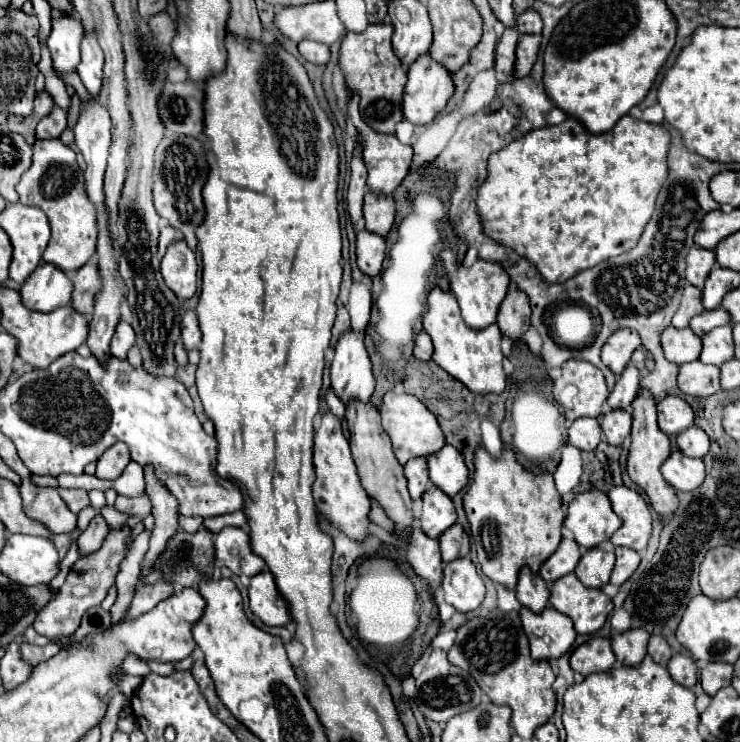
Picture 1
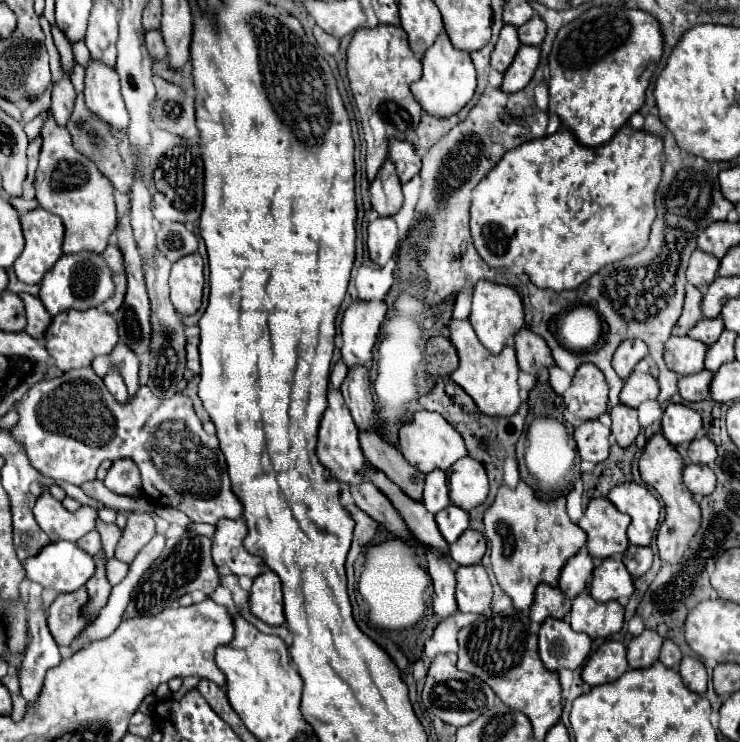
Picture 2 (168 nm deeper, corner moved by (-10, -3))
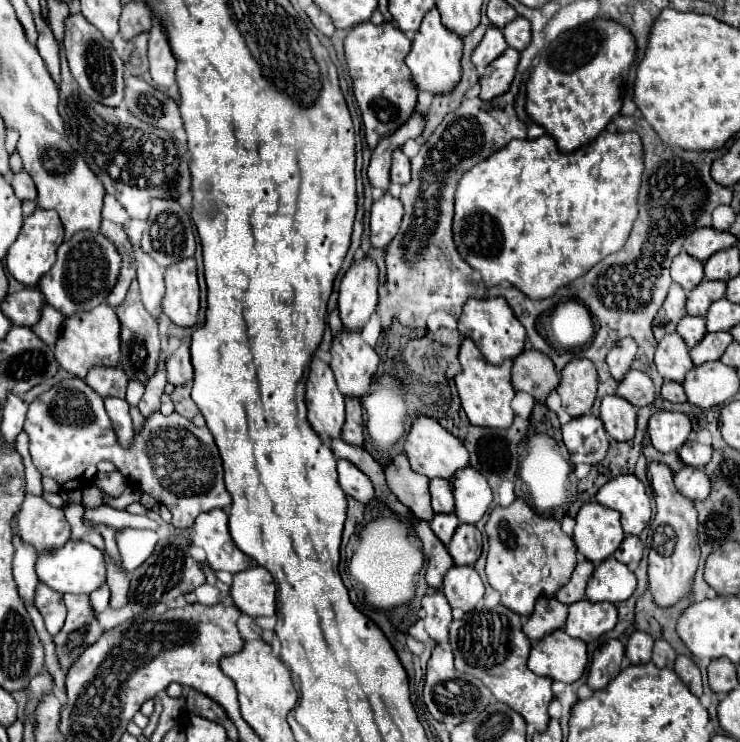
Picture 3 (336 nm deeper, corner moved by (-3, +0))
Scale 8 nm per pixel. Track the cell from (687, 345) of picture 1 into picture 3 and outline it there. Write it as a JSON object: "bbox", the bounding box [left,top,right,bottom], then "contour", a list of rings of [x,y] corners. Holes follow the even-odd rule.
{"bbox":[655,333,693,383],"contour":[[[671,333],[659,341],[655,351],[655,365],[663,379],[677,383],[681,383],[687,371],[693,369],[689,347],[677,333]]]}

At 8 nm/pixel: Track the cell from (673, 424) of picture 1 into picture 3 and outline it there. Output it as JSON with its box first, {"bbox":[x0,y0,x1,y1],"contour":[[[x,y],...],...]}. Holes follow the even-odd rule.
{"bbox":[649,411,691,453],"contour":[[[655,411],[649,419],[649,437],[657,451],[669,453],[679,449],[691,433],[691,421],[679,411]]]}

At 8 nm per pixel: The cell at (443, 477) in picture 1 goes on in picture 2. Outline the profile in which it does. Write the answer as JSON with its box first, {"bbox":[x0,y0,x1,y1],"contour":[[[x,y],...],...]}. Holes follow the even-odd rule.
{"bbox":[446,456,488,512],"contour":[[[466,456],[466,460],[458,460],[458,464],[454,464],[454,468],[446,472],[446,476],[450,498],[458,508],[470,512],[472,508],[486,502],[488,498],[486,470],[470,456]]]}

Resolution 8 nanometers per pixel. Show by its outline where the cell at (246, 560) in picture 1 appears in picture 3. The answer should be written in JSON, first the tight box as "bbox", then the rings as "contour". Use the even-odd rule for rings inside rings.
{"bbox":[193,509,253,575],"contour":[[[211,509],[201,513],[193,525],[193,543],[207,555],[207,563],[215,571],[227,571],[231,575],[251,569],[253,559],[237,549],[229,535],[229,521],[223,509]]]}

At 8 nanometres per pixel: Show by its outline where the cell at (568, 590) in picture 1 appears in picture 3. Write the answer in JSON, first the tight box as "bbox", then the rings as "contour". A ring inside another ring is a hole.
{"bbox":[565,599,617,643],"contour":[[[587,599],[577,601],[569,607],[565,631],[571,637],[583,639],[585,643],[595,641],[603,633],[611,631],[617,623],[617,607],[613,603],[591,603]]]}

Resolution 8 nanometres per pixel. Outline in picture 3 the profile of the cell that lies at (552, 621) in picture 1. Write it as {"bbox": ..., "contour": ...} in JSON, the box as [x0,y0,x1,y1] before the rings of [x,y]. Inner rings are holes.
{"bbox":[529,629,587,681],"contour":[[[563,629],[545,635],[533,645],[529,669],[537,675],[547,675],[557,681],[577,681],[587,665],[585,641],[571,639]]]}

